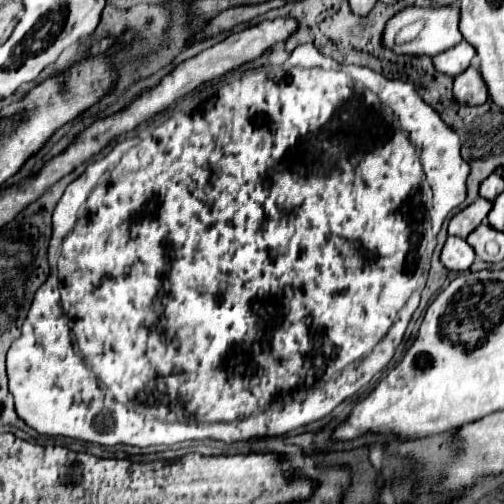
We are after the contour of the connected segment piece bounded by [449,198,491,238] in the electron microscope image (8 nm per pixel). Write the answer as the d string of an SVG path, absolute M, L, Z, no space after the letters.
M477 198L477 202L469 204L449 220L449 236L467 238L485 220L489 210L491 202L487 202L485 198Z

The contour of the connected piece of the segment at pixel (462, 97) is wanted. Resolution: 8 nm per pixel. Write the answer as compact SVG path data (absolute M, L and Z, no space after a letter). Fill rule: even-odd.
M469 66L463 74L455 76L453 96L459 104L467 104L467 106L479 106L487 102L489 92L477 68Z

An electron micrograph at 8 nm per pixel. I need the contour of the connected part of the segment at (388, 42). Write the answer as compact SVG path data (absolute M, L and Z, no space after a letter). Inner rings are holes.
M459 4L435 6L435 8L419 8L419 6L403 8L385 24L381 40L383 40L381 44L389 50L395 50L395 54L433 58L463 40L459 32Z

